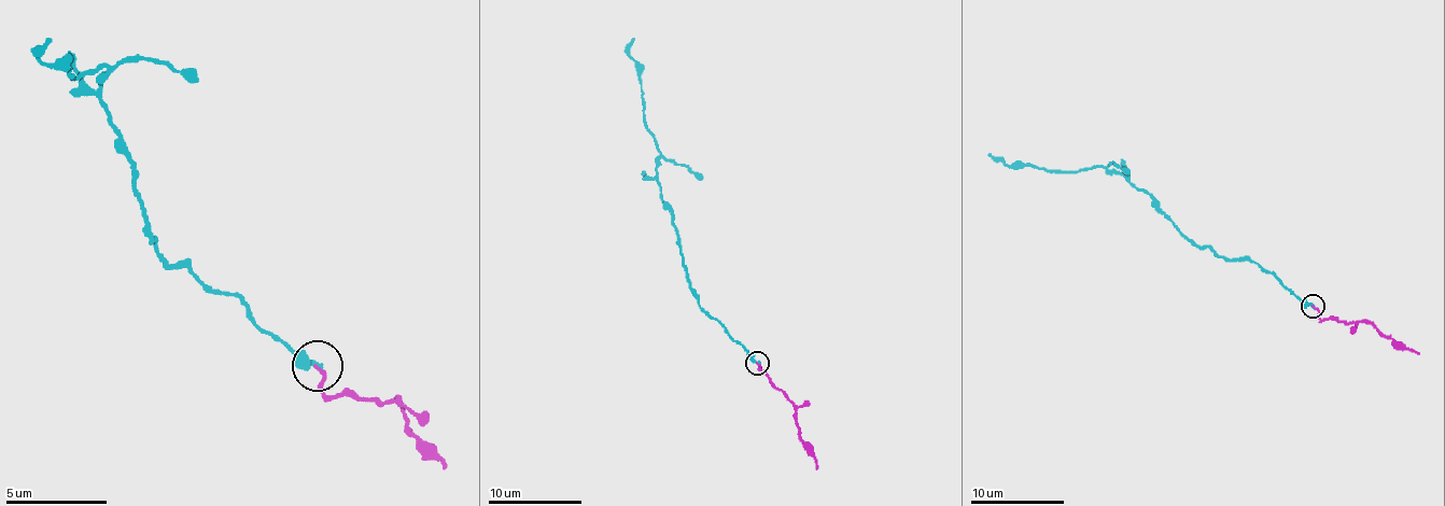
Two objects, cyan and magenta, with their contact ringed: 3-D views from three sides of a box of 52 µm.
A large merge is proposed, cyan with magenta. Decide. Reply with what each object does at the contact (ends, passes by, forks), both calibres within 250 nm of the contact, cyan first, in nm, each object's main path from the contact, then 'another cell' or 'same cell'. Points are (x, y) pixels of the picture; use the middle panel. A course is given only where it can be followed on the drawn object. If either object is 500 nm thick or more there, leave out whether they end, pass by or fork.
cyan ends | magenta ends | 280/150 nm | cyan via (758, 364), (690, 286), (673, 213), (661, 199), (659, 150), (645, 124), (633, 39) | magenta via (758, 364), (796, 410), (800, 441), (814, 458), (817, 469) | same cell

